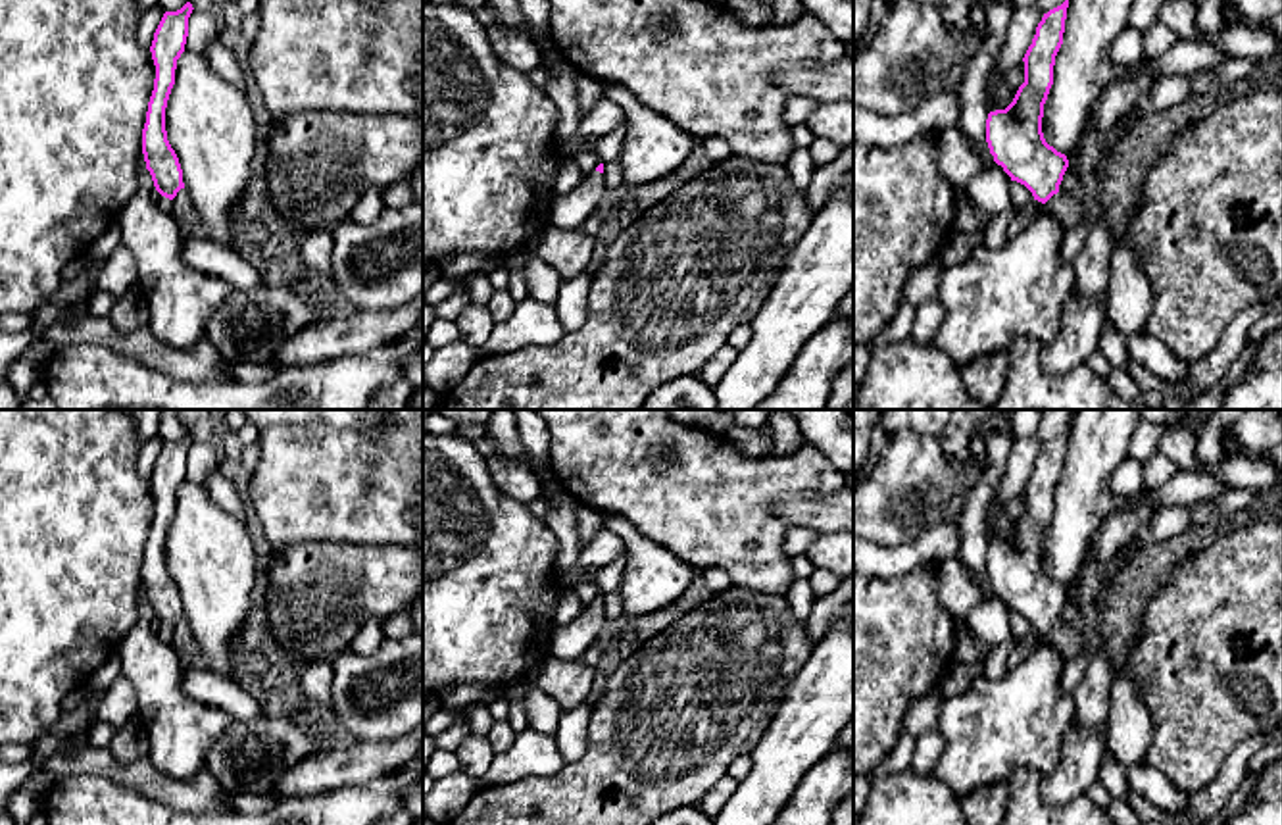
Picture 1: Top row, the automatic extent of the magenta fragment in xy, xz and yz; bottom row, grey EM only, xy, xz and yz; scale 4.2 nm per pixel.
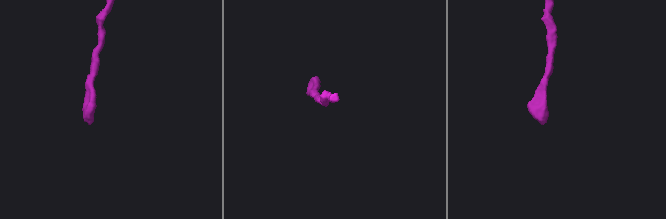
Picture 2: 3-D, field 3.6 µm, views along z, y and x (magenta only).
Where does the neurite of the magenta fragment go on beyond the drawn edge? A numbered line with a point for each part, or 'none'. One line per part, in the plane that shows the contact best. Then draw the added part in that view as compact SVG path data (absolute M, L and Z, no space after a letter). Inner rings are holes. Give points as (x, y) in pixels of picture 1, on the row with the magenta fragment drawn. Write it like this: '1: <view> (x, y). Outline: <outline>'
1: yz (1069, 208). Outline: M1053 194L1046 204L1046 212L1053 213L1063 229L1074 229L1086 217L1086 196L1080 194Z

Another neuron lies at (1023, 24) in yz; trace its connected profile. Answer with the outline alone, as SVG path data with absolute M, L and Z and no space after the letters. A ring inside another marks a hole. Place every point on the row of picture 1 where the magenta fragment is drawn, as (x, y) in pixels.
M1036 0L1036 4L1030 8L1015 8L1005 42L998 52L996 63L988 75L992 83L1001 81L1017 63L1023 62L1042 17L1063 2L1065 0Z

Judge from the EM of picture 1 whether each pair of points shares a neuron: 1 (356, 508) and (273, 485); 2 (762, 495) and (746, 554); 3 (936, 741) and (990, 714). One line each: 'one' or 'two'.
1: one
2: one
3: two

